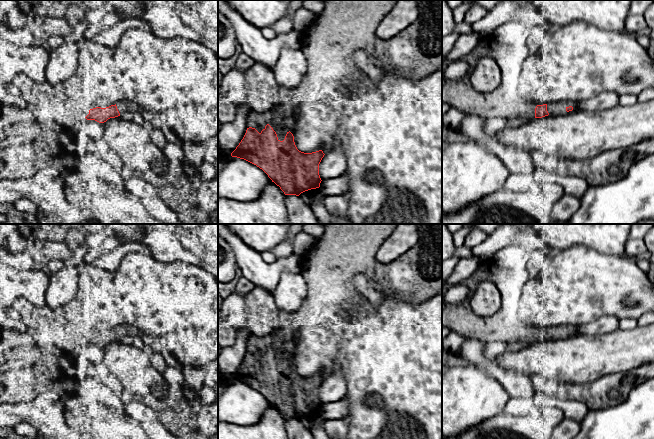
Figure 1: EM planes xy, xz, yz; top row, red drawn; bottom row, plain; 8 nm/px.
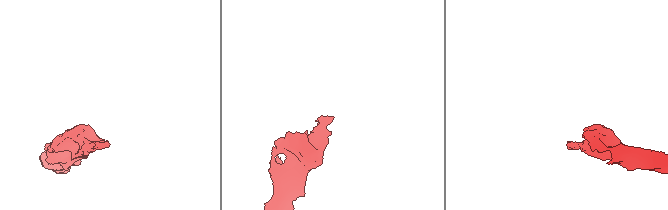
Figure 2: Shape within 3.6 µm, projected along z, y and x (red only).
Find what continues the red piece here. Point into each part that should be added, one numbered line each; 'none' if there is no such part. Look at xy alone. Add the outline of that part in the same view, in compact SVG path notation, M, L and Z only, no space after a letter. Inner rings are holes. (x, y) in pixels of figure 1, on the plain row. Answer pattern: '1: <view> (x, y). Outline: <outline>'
1: xy (121, 330). Outline: M119 326L116 330L120 338L125 335L139 335L139 332L131 326Z

